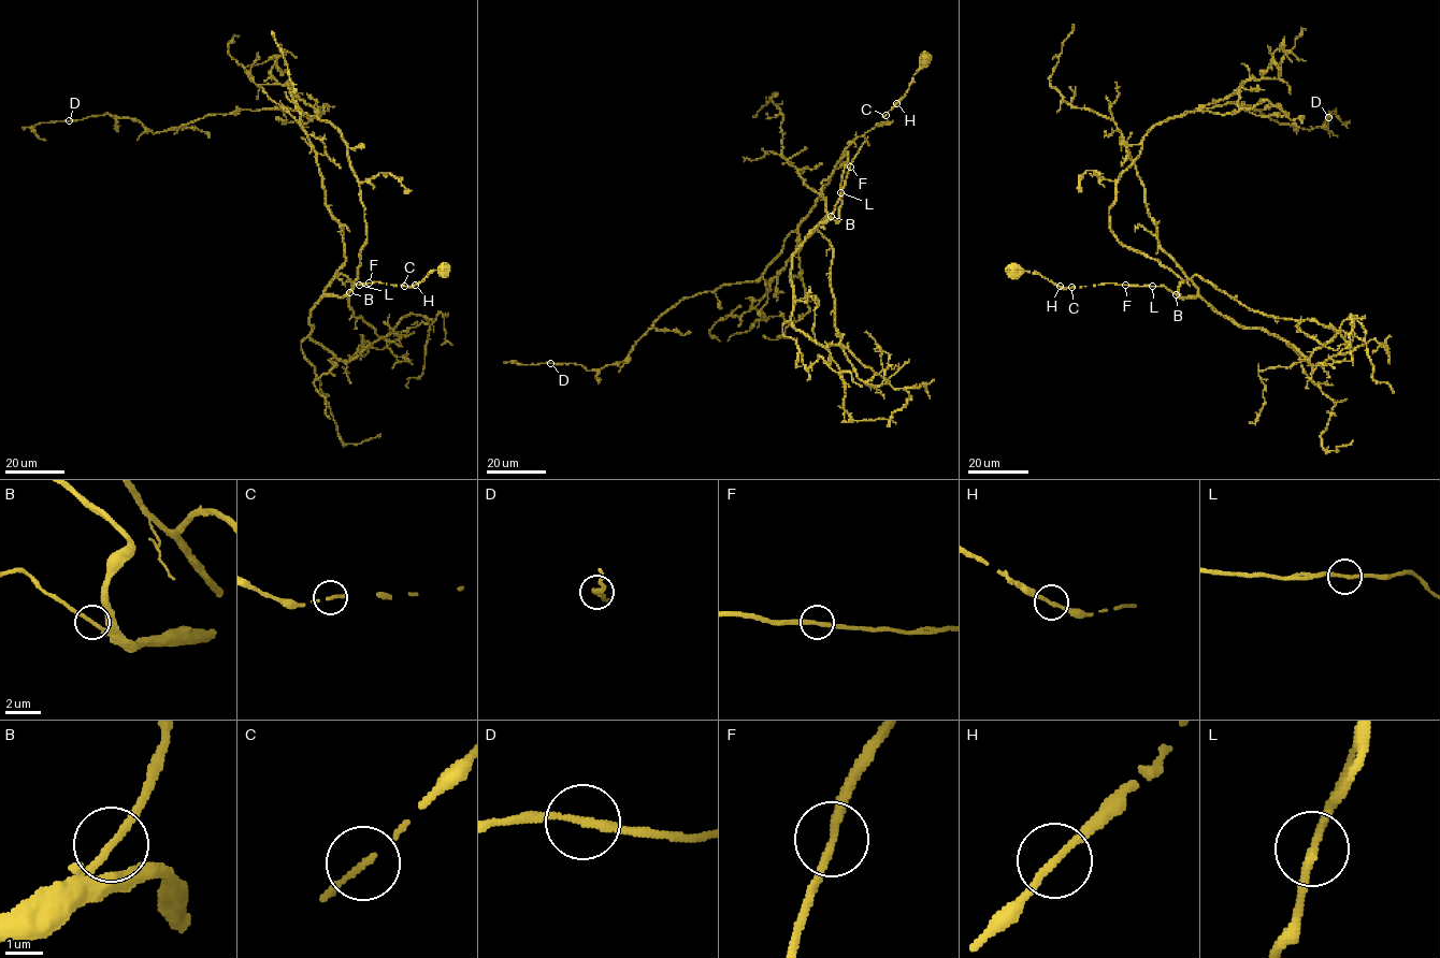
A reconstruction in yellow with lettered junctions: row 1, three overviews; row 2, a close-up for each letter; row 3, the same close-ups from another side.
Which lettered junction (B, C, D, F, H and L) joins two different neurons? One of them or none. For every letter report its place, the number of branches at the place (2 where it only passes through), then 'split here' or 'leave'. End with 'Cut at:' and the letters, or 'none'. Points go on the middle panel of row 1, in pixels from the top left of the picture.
B: (831, 216) | 2 | leave
C: (886, 115) | 2 | leave
D: (550, 363) | 2 | leave
F: (850, 167) | 2 | leave
H: (896, 103) | 2 | leave
L: (840, 192) | 2 | leave
Cut at: none

